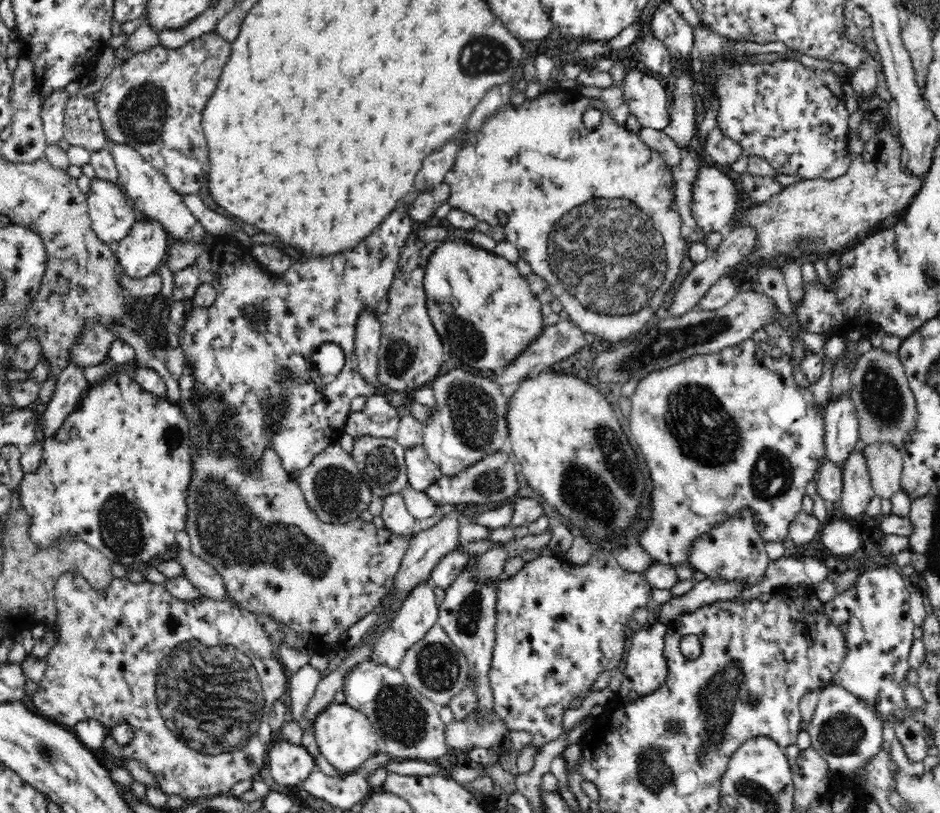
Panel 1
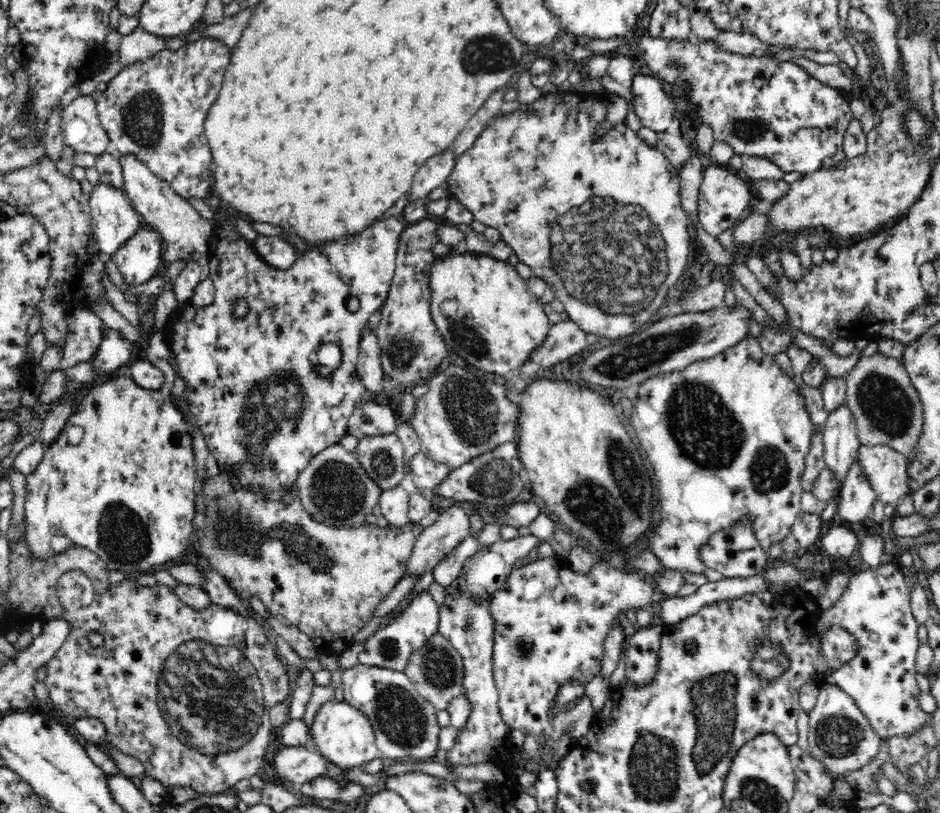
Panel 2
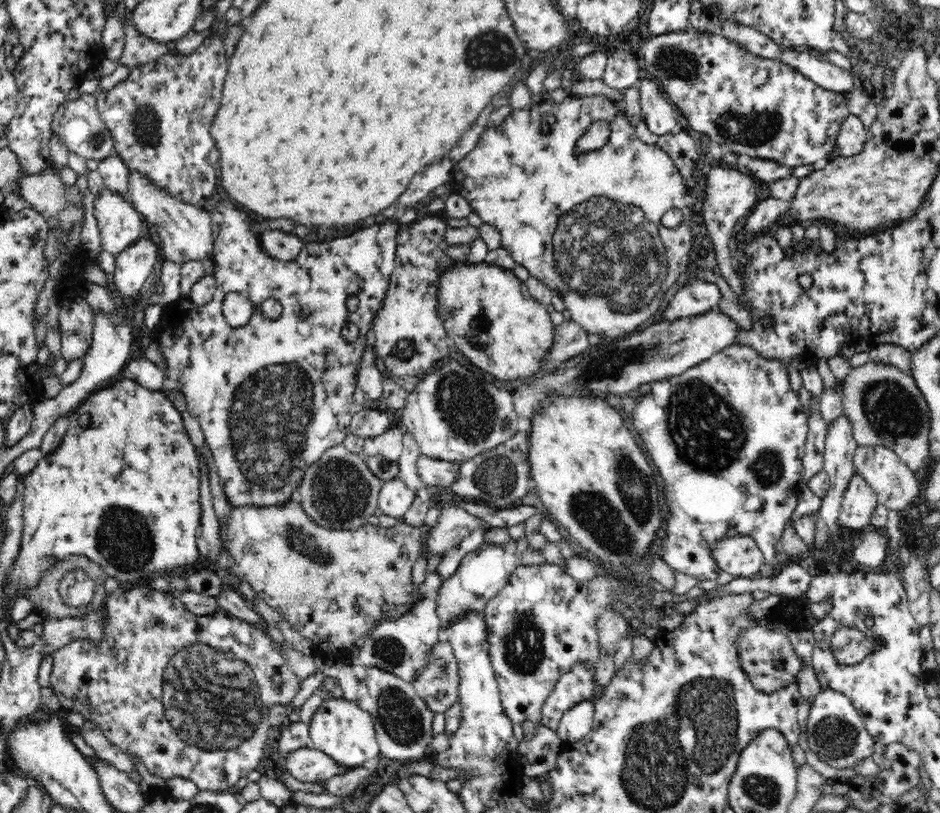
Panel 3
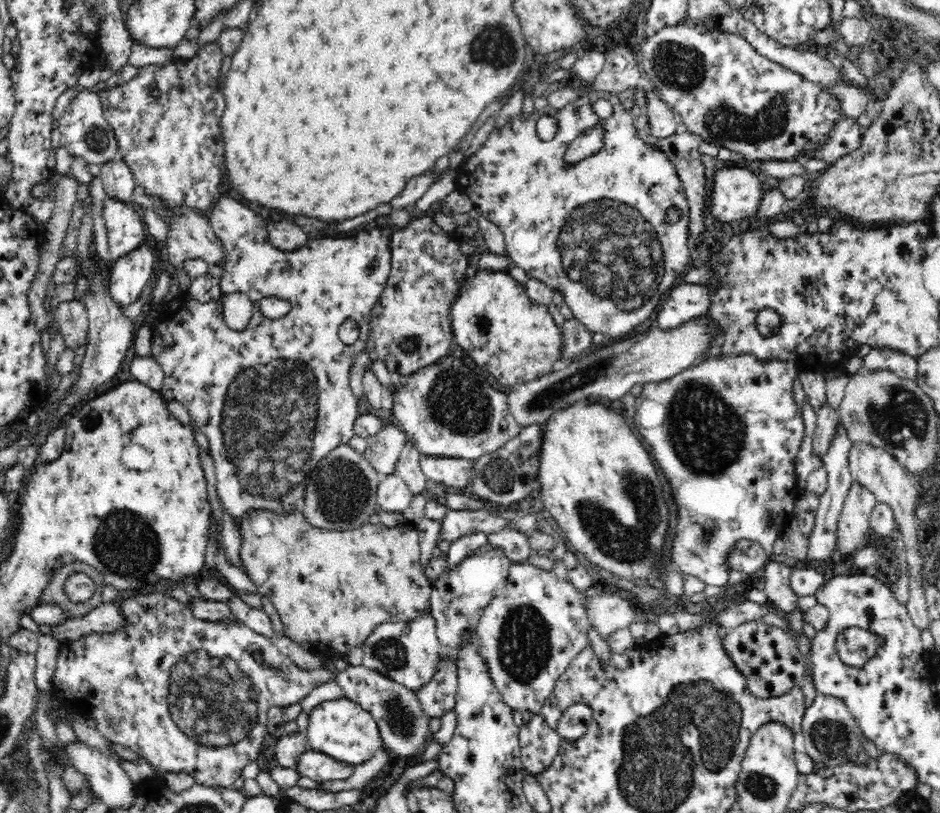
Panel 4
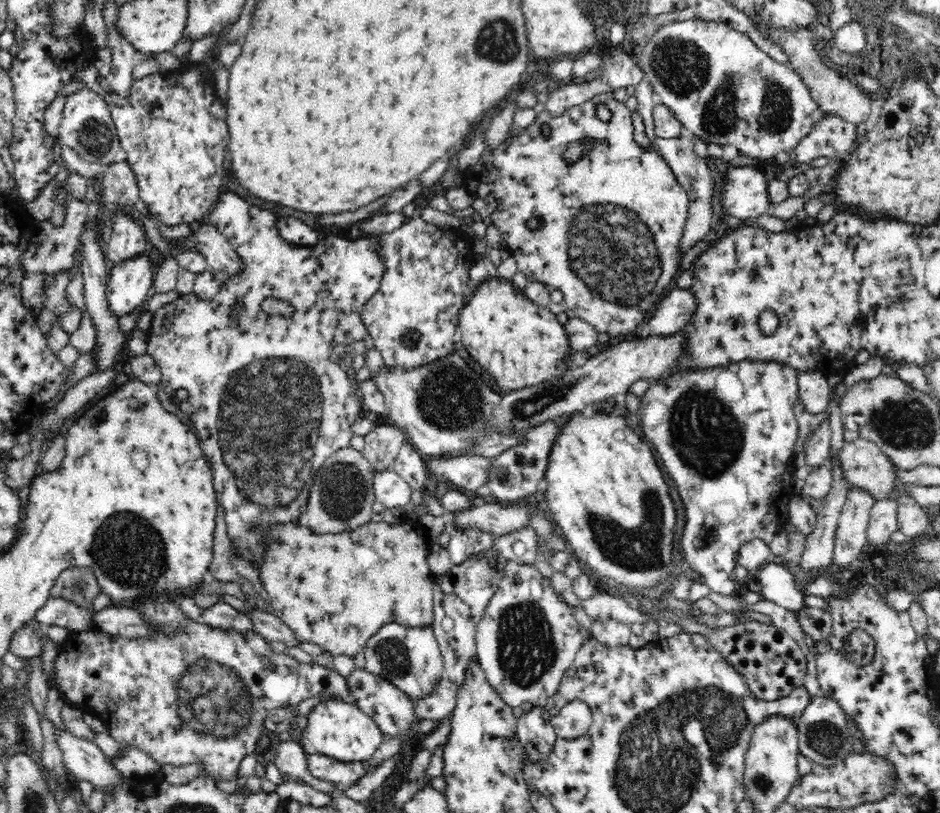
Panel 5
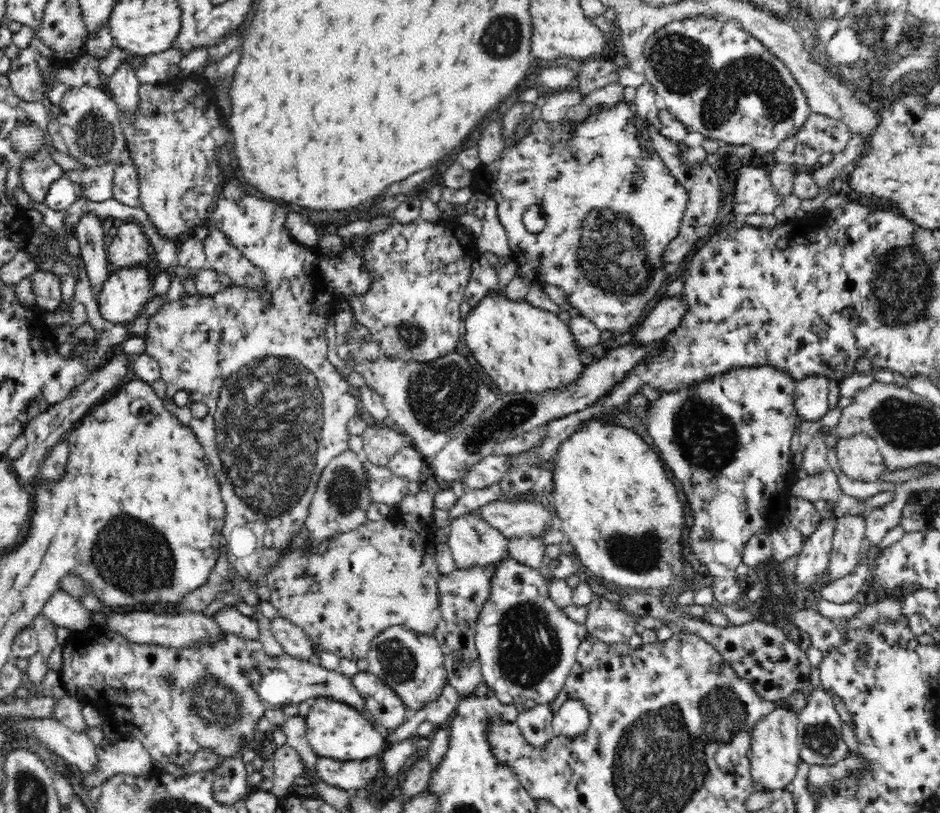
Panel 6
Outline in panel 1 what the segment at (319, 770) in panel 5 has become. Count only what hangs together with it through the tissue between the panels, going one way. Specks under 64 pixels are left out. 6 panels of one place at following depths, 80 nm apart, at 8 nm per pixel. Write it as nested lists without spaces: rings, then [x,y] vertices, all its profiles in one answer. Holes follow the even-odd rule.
[[[280,741],[268,752],[271,776],[278,784],[297,786],[317,770],[314,756],[303,745]]]

